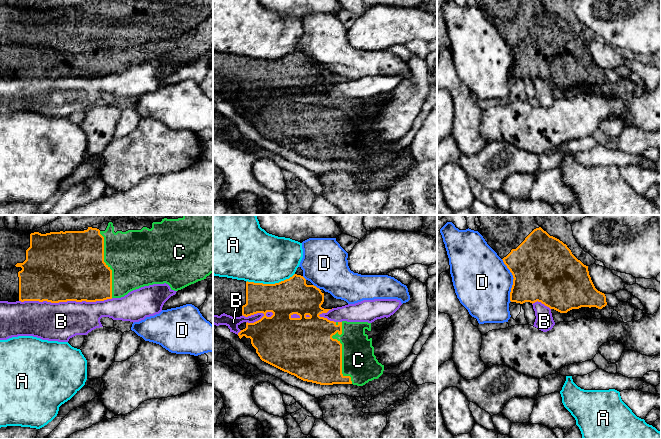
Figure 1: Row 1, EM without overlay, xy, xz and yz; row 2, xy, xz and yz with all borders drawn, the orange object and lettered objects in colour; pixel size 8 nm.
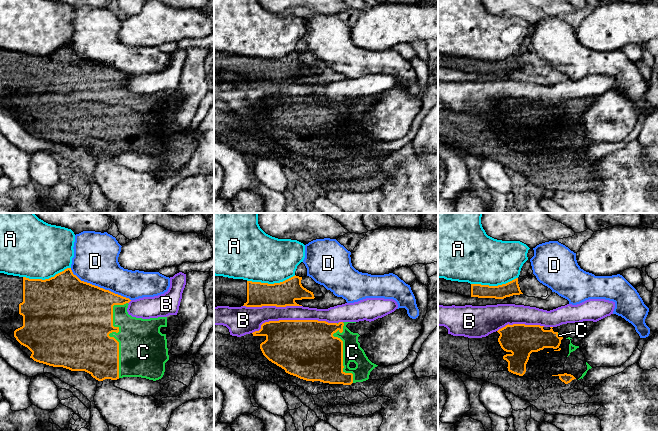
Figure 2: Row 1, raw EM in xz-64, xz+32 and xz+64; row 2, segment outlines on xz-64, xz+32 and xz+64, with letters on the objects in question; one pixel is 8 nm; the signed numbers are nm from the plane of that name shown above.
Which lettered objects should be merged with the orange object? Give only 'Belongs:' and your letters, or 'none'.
Belongs: C

